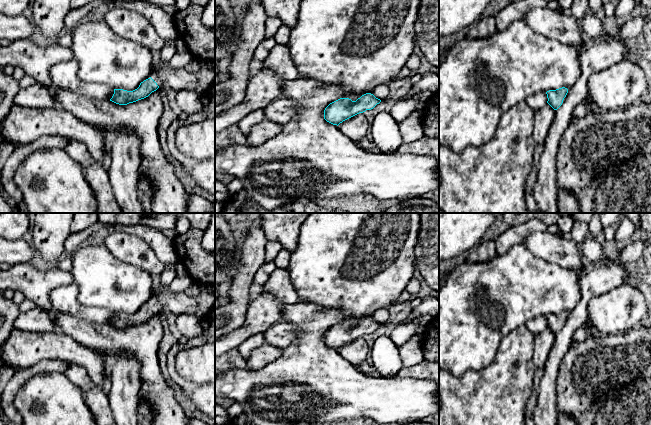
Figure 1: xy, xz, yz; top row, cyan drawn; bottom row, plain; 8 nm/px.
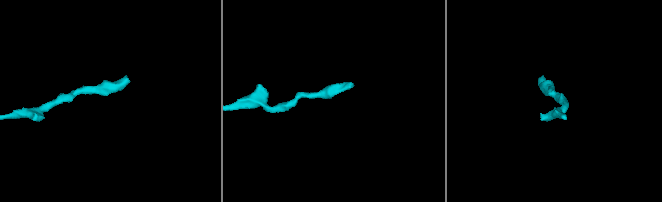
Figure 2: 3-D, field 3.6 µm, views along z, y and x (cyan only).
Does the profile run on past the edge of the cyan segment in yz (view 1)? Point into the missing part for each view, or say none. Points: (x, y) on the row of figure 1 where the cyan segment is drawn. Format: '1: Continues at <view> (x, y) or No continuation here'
1: No continuation here

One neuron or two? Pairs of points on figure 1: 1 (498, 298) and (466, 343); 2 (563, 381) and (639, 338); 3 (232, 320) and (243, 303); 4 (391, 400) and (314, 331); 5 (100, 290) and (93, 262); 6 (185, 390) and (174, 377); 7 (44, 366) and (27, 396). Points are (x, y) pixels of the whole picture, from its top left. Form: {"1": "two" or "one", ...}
{"1": "one", "2": "one", "3": "one", "4": "one", "5": "one", "6": "one", "7": "two"}

